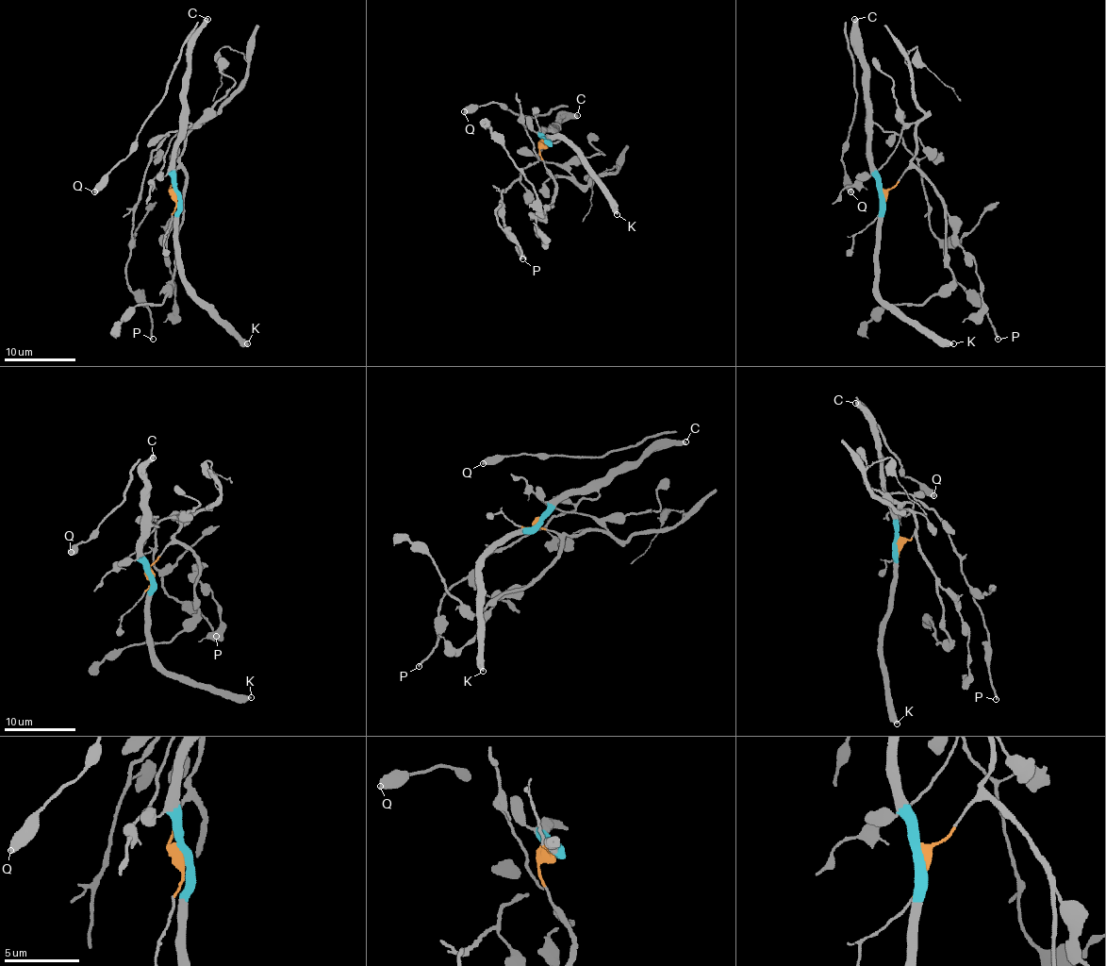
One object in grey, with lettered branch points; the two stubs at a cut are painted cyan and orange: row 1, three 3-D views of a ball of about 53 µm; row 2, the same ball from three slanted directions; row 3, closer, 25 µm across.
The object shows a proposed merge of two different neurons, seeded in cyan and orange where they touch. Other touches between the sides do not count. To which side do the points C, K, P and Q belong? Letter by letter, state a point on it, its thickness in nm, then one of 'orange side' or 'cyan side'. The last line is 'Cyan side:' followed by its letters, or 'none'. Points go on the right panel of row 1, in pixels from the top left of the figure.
C: at (854, 19); 500 nm thick; cyan side
K: at (953, 343); 400 nm thick; cyan side
P: at (998, 339); 190 nm thick; cyan side
Q: at (850, 191); 550 nm thick; cyan side
Cyan side: C, K, P, Q

